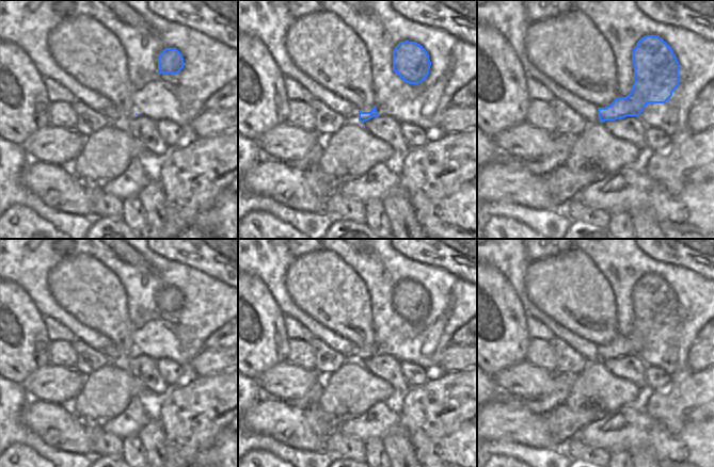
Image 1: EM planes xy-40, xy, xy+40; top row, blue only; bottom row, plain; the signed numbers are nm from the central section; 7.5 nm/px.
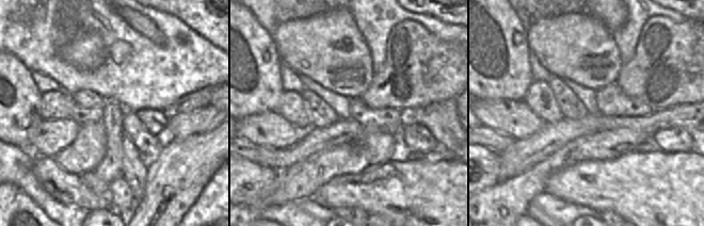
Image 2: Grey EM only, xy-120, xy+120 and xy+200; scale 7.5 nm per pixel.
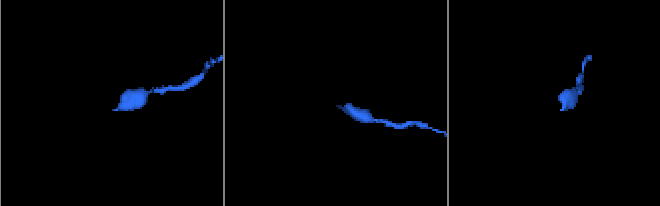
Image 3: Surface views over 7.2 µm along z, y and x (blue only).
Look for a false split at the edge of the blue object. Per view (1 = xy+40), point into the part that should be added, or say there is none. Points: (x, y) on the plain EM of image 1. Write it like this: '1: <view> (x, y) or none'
1: none

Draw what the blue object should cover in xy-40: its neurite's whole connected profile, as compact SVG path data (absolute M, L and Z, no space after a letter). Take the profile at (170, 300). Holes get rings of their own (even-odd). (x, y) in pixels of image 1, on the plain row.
M165 287L158 294L159 312L178 312L184 307L184 296L176 287Z

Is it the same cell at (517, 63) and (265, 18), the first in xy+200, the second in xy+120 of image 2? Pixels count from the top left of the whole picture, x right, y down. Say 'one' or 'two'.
two

